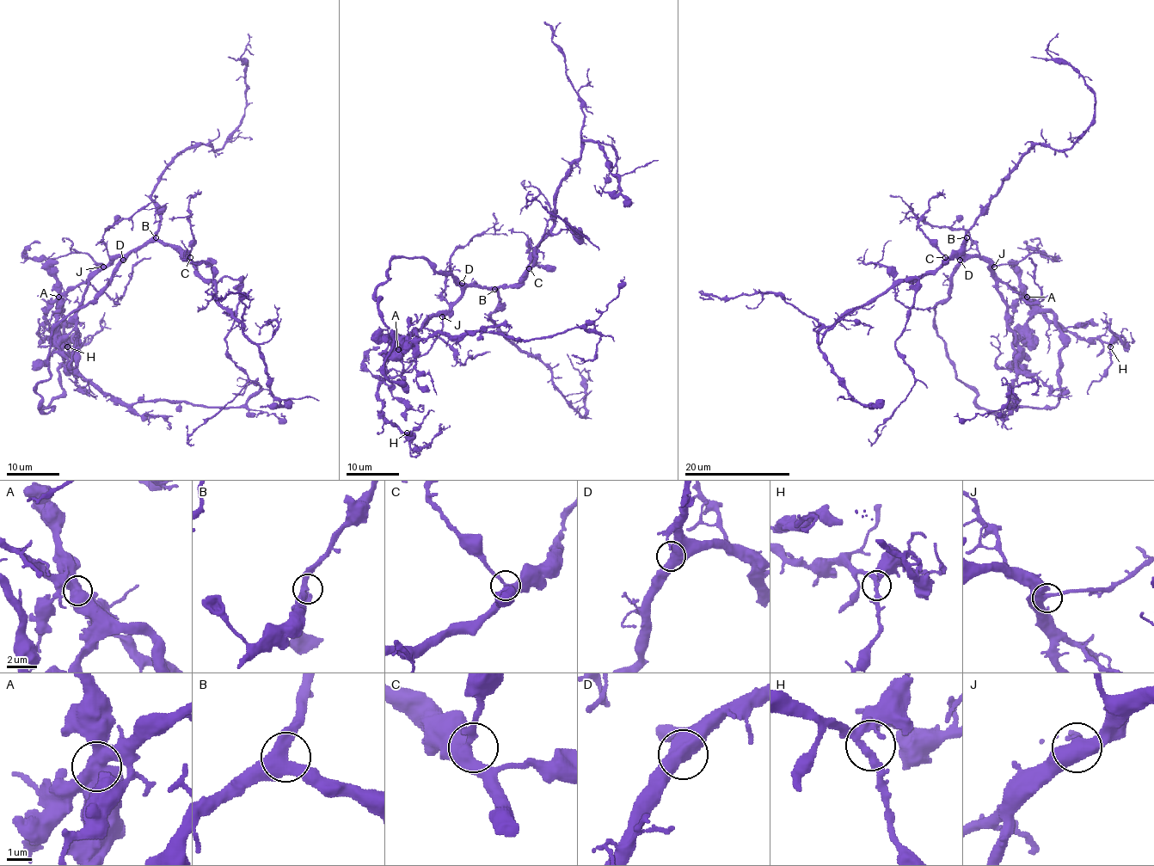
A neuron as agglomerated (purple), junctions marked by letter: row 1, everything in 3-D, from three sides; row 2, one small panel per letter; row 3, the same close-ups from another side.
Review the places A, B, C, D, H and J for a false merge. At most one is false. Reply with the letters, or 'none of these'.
none of these

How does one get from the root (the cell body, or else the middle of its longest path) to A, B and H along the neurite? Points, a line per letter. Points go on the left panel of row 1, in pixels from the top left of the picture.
A: (120, 257), (113, 257), (106, 265), (99, 267), (83, 282), (58, 297)
B: (120, 257), (140, 249), (156, 237)
H: (120, 257), (99, 267), (83, 282), (66, 291), (46, 312), (39, 334), (42, 339), (56, 339), (67, 347)

